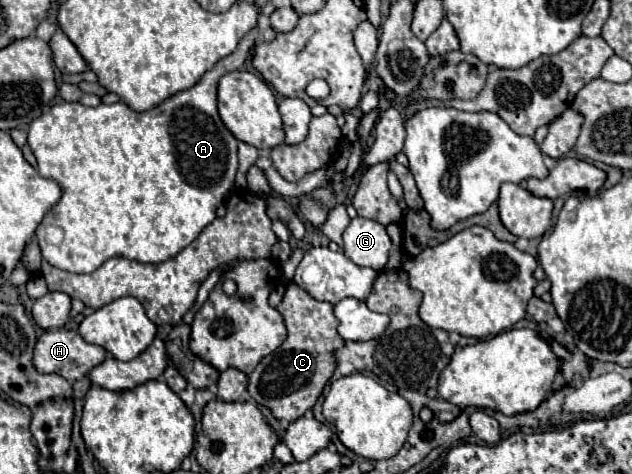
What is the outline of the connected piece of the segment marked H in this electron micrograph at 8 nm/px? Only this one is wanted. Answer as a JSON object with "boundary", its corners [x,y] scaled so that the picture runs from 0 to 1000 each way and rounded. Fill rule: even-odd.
{"boundary":[[[106,694],[71,698],[55,728],[55,774],[65,787],[93,787],[106,804],[131,800],[169,753],[157,728],[138,724],[125,703]]]}

